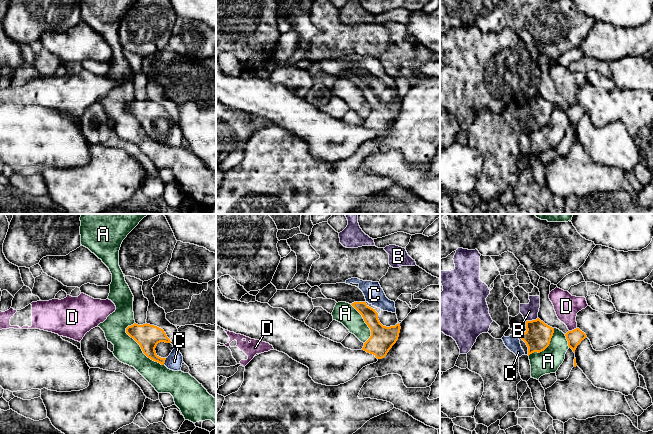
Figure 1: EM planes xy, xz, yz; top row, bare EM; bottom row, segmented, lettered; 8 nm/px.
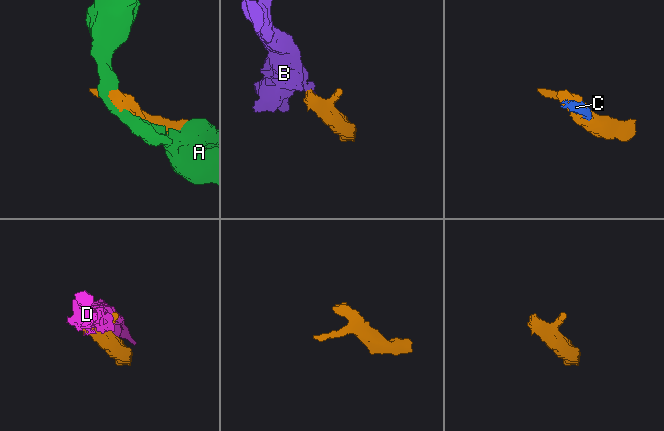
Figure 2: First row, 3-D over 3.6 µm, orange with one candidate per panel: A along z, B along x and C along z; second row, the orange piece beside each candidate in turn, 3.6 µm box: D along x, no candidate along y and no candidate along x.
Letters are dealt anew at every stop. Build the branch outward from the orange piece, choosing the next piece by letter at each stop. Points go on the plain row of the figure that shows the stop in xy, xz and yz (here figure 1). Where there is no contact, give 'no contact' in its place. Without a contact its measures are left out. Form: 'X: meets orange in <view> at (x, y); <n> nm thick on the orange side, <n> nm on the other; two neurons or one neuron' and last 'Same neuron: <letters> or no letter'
A: meets orange in xy at (141, 124); 190 nm thick on the orange side, 200 nm on the other; two neurons
B: meets orange in yz at (532, 96); 220 nm thick on the orange side, 130 nm on the other; two neurons
C: meets orange in xy at (164, 137); 190 nm thick on the orange side, 130 nm on the other; one neuron
D: meets orange in yz at (572, 106); 120 nm thick on the orange side, 200 nm on the other; two neurons
Same neuron: C

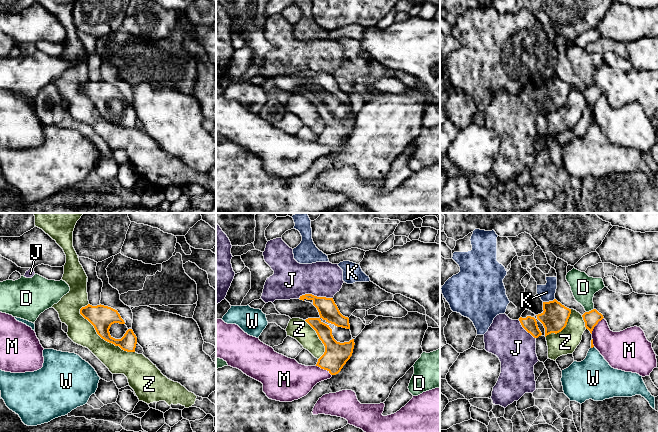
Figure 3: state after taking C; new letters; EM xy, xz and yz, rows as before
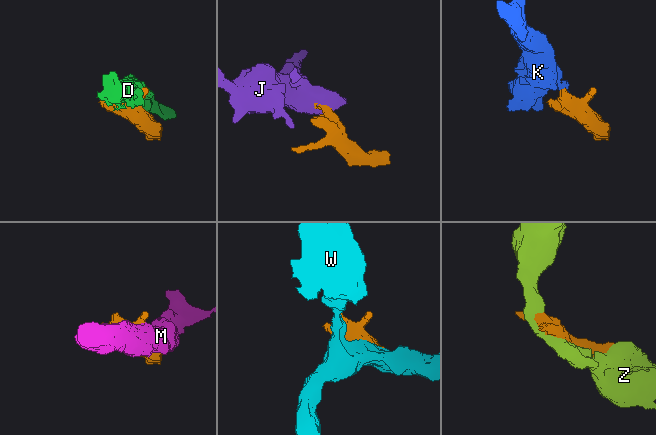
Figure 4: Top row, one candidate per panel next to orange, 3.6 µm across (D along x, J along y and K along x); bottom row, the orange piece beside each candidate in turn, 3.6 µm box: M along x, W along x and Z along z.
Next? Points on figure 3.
D: meets orange in yz at (589, 87); 120 nm thick on the orange side, 200 nm on the other; two neurons
J: meets orange in xz at (315, 72); 160 nm thick on the orange side, 300 nm on the other; two neurons
K: meets orange in yz at (549, 77); 220 nm thick on the orange side, 130 nm on the other; two neurons
M: meets orange in yz at (596, 100); 120 nm thick on the orange side, 260 nm on the other; two neurons
W: meets orange in yz at (592, 123); 20 nm thick on the orange side, 340 nm on the other; two neurons
Z: meets orange in xy at (104, 115); 190 nm thick on the orange side, 200 nm on the other; two neurons
Same neuron: no letter

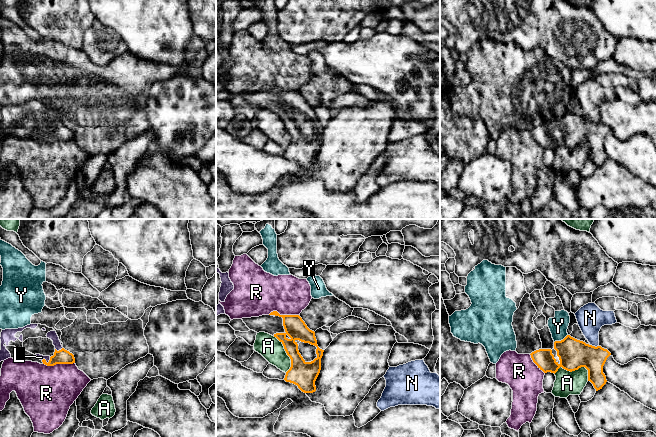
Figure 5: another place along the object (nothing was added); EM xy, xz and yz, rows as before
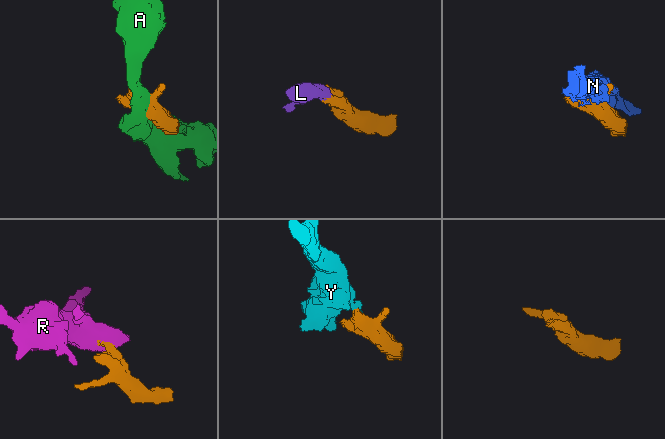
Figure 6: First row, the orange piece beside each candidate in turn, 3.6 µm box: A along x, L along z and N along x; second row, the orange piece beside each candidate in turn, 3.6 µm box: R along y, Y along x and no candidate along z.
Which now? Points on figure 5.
A: meets orange in yz at (576, 145); 240 nm thick on the orange side, 190 nm on the other; two neurons
L: meets orange in xy at (46, 138); 120 nm thick on the orange side, 50 nm on the other; one neuron
N: meets orange in yz at (594, 122); 240 nm thick on the orange side, 220 nm on the other; two neurons
R: meets orange in xy at (58, 139); 120 nm thick on the orange side, 440 nm on the other; two neurons
Y: meets orange in yz at (561, 116); 240 nm thick on the orange side, 150 nm on the other; two neurons
Same neuron: L

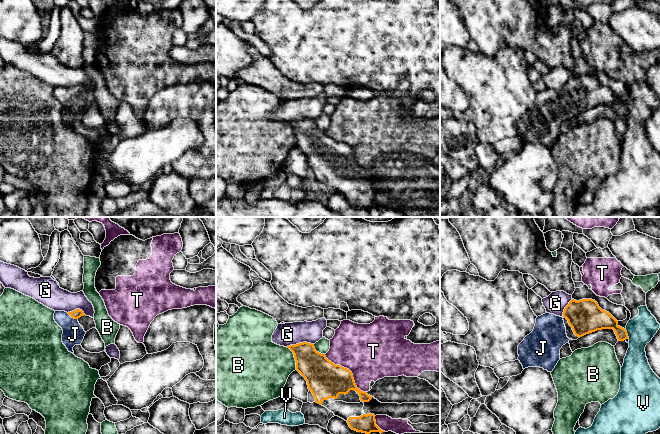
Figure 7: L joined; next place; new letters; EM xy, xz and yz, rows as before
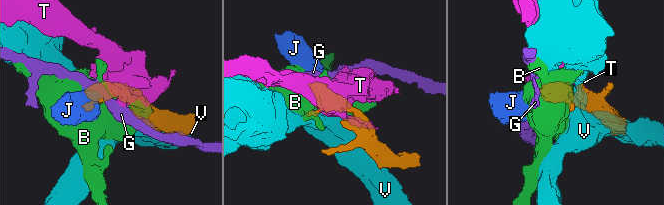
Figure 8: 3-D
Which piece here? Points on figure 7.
B: meets orange in xz at (294, 133); 260 nm thick on the orange side, 400 nm on the other; two neurons
G: meets orange in xz at (299, 119); 240 nm thick on the orange side, 180 nm on the other; two neurons
J: meets orange in xy at (72, 93); 70 nm thick on the orange side, 180 nm on the other; one neuron
T: meets orange in xz at (349, 146); 300 nm thick on the orange side, 460 nm on the other; two neurons
V: meets orange in yz at (626, 109); 170 nm thick on the orange side, 220 nm on the other; two neurons
Same neuron: J

